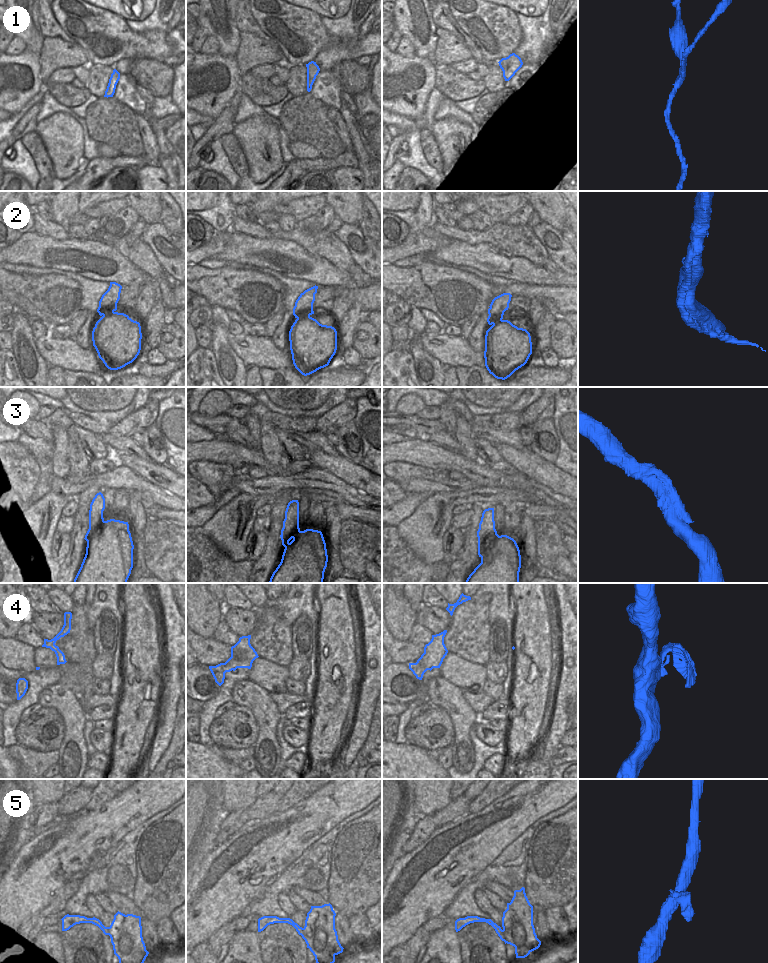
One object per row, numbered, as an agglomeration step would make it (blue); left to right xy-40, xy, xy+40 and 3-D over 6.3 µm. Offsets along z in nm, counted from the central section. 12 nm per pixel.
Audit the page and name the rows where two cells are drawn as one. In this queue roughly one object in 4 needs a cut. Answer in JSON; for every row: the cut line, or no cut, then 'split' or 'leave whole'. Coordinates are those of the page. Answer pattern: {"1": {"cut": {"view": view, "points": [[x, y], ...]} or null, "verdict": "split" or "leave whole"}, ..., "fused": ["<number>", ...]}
{"1": {"cut": null, "verdict": "leave whole"}, "2": {"cut": null, "verdict": "leave whole"}, "3": {"cut": null, "verdict": "leave whole"}, "4": {"cut": {"view": "xy+40", "points": [[419, 658], [421, 660], [421, 679]]}, "verdict": "split"}, "5": {"cut": {"view": "xy", "points": [[302, 928], [306, 940]]}, "verdict": "split"}, "fused": ["4", "5"]}

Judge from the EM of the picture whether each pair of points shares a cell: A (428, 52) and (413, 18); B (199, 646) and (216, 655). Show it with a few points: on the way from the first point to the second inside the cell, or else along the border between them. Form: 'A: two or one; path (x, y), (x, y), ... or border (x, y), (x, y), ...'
A: one; path (424, 44), (423, 36), (417, 26)
B: one; path (203, 648), (212, 653)

